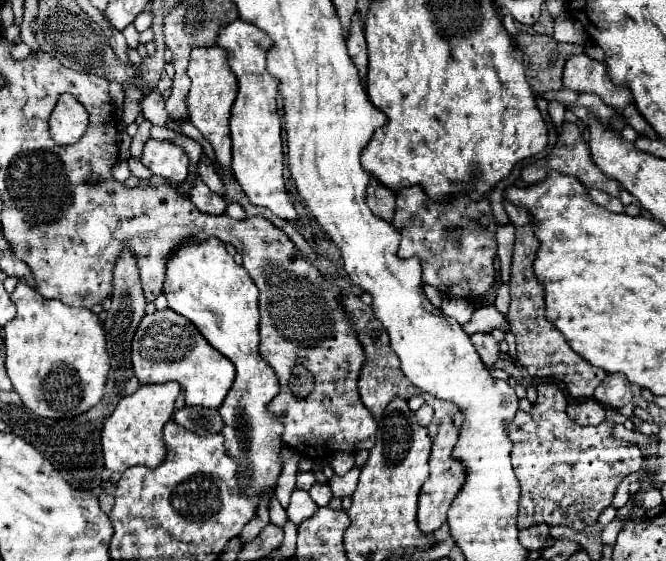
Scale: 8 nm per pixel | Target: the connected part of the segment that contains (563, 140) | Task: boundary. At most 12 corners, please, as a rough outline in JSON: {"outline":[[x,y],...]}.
{"outline":[[564,123],[546,169],[574,175],[588,189],[620,195],[616,179],[590,157],[574,123]]}

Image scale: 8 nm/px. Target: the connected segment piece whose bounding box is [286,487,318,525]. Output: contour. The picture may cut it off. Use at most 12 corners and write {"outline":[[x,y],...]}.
{"outline":[[296,487],[286,509],[294,525],[318,509],[308,491]]}

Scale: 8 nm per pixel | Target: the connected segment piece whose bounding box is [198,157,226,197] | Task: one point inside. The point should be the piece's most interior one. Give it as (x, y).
(208, 174)

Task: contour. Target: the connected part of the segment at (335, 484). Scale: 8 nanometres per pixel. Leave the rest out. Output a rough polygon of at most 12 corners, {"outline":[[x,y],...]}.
{"outline":[[352,467],[344,477],[334,475],[330,489],[334,497],[356,491],[360,467]]}

